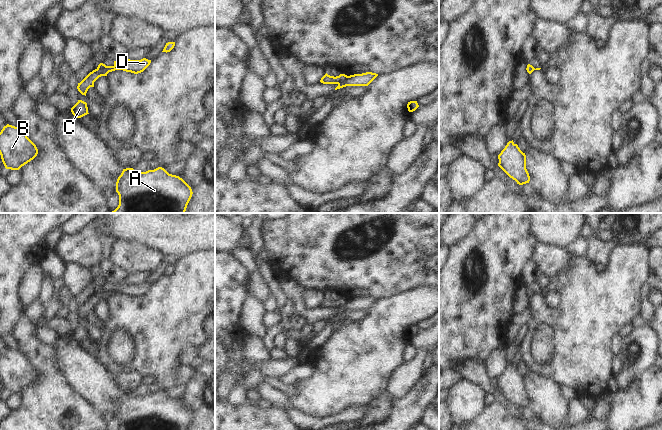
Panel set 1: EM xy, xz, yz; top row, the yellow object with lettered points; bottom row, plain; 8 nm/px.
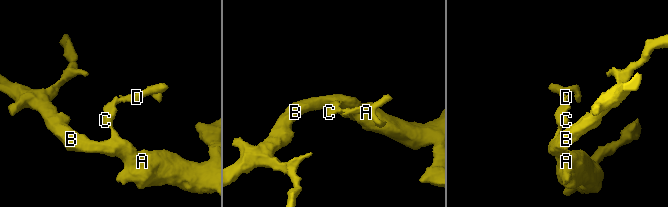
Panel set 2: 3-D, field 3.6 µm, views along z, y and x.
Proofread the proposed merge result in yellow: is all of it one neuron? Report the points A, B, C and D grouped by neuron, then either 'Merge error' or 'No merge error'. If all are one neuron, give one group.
Groups: A B C / D. Merge error.

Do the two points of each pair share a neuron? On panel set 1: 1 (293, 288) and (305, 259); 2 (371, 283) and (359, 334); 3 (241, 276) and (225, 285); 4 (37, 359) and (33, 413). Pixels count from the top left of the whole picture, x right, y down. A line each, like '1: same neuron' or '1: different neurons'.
1: different neurons
2: different neurons
3: same neuron
4: same neuron

